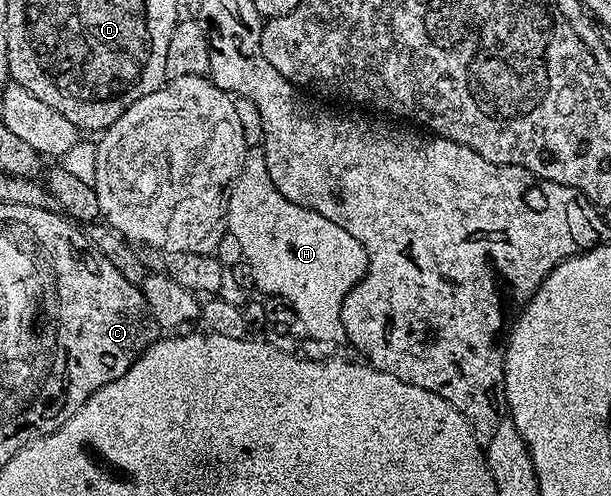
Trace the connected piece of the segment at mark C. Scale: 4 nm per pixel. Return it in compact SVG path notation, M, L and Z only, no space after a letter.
M32 207L28 210L28 218L31 226L37 232L38 251L34 251L34 265L32 267L32 278L36 278L36 289L46 289L50 296L50 320L56 325L56 329L60 329L60 345L64 345L64 349L68 349L68 353L64 353L64 361L96 361L96 365L100 365L100 369L104 369L104 382L109 385L114 379L118 379L122 375L126 375L126 371L140 357L140 354L148 348L149 344L158 337L158 326L156 320L150 315L150 311L146 307L146 299L144 292L139 285L130 283L130 279L125 279L118 271L114 271L114 263L110 263L110 259L106 259L100 254L94 246L88 242L88 238L84 236L83 228L77 227L67 216L61 215L59 212L51 210L40 210L38 207Z

